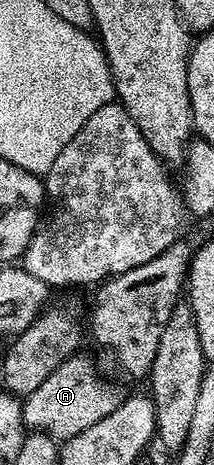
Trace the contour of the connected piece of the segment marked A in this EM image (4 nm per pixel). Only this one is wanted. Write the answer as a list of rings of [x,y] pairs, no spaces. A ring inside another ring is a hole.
[[[74,354],[61,363],[58,368],[51,370],[51,375],[43,381],[43,386],[22,403],[23,422],[26,429],[33,432],[44,432],[55,442],[64,442],[75,438],[75,434],[83,434],[90,426],[95,426],[111,410],[123,403],[122,393],[117,393],[111,385],[105,384],[103,377],[97,373],[97,368],[82,354]]]

